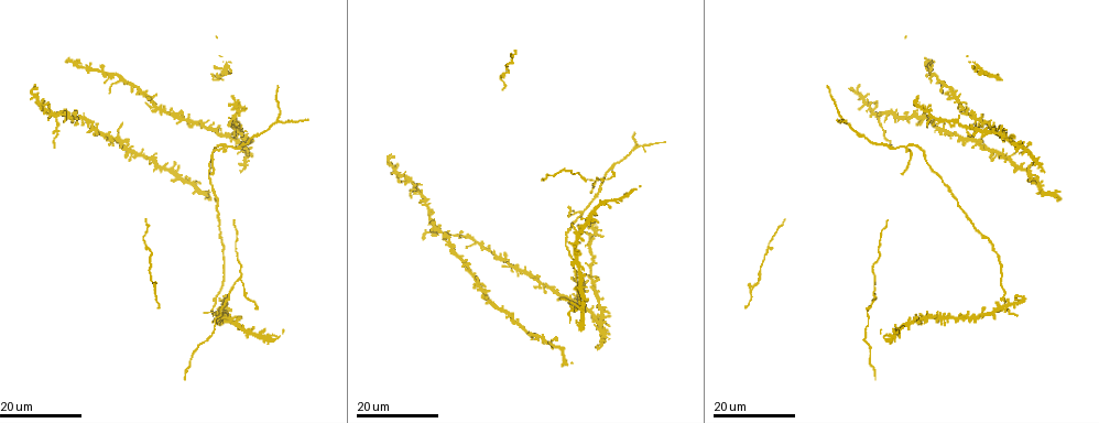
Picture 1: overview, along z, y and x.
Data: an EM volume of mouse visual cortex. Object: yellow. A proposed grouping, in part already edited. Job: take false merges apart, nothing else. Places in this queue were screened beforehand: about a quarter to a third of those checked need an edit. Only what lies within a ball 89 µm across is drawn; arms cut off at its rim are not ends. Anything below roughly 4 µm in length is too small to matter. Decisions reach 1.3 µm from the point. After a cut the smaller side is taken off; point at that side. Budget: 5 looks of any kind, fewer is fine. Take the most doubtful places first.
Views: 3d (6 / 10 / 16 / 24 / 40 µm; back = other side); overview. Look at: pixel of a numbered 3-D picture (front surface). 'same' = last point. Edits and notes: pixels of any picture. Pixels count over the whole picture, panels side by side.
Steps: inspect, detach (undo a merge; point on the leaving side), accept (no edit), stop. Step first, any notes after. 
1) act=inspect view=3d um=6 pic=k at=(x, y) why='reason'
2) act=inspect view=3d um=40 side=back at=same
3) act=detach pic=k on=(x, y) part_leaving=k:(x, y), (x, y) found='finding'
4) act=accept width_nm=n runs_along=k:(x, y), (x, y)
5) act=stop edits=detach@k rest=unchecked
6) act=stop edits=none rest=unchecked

act=inspect view=3d um=16 pic=1 at=(876, 278) why='two arms in line, one across'

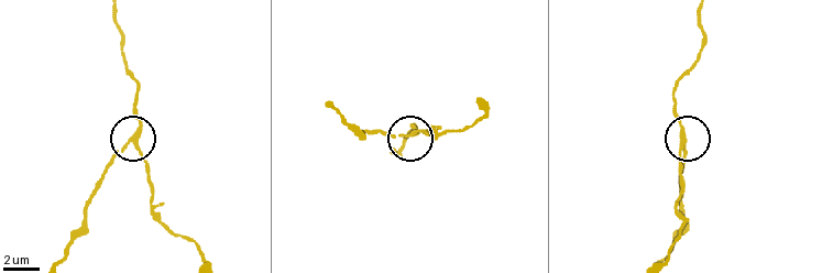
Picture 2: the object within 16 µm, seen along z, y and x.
act=inspect view=3d um=6 pic=2 at=(406, 137)

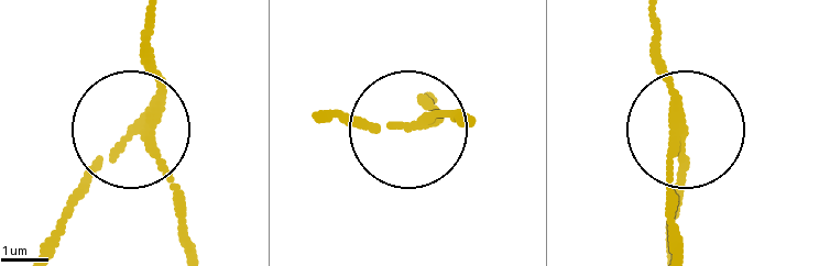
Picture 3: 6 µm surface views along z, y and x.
act=detach pic=3 on=(182, 203) side_arm_um=17 part_leaving=3:(150, 145), (185, 247) found='two neurons meet here'

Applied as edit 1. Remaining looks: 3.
act=inspect view=3d um=24 pic=1 at=(226, 149) why='a fork'

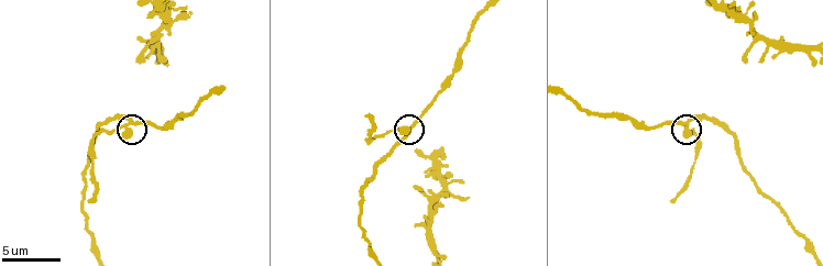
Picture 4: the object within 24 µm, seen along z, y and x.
act=inspect view=3d um=10 pic=4 at=(680, 124) why='zoom in'

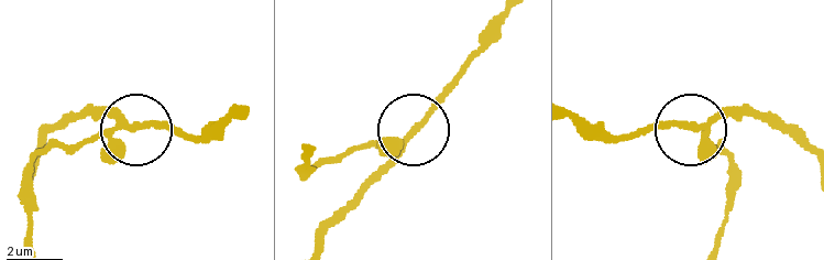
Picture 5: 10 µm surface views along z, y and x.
act=detach pic=5 on=(77, 150) width_nm=220 part_leaving=5:(116, 127), (40, 155), (33, 169), (33, 247) found='two neurons meet here'

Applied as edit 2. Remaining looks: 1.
act=inspect view=3d um=6 pic=2 at=(85, 226)

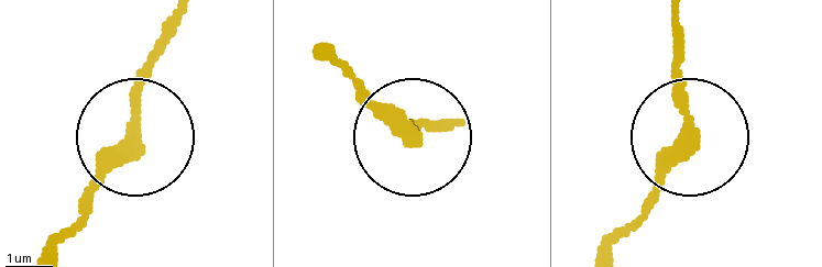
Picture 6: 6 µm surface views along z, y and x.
act=accept found='all the same neuron'

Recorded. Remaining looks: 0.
act=stop edits=detach@3,detach@5 rest=unchecked

